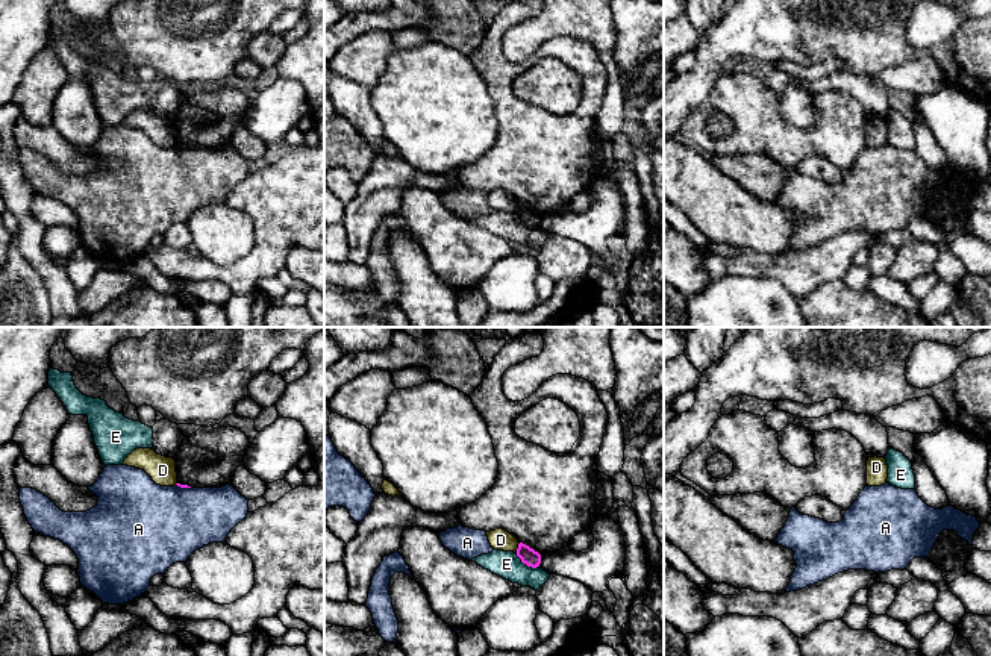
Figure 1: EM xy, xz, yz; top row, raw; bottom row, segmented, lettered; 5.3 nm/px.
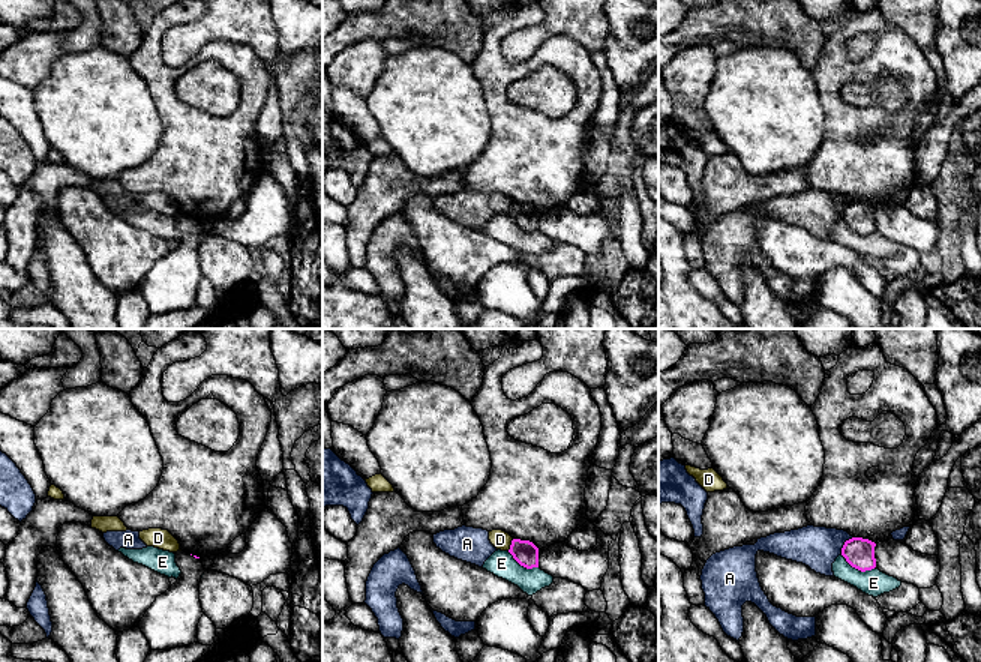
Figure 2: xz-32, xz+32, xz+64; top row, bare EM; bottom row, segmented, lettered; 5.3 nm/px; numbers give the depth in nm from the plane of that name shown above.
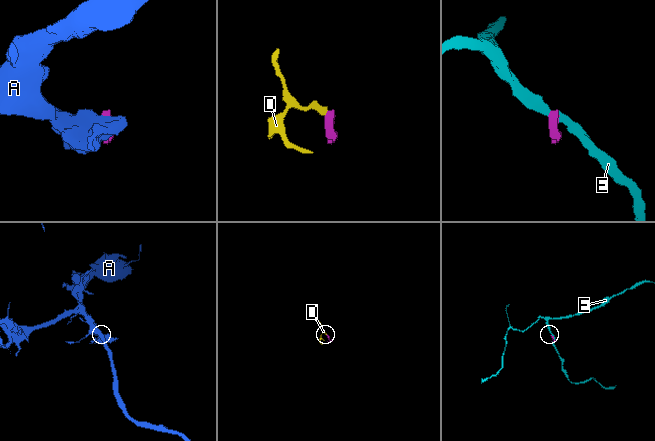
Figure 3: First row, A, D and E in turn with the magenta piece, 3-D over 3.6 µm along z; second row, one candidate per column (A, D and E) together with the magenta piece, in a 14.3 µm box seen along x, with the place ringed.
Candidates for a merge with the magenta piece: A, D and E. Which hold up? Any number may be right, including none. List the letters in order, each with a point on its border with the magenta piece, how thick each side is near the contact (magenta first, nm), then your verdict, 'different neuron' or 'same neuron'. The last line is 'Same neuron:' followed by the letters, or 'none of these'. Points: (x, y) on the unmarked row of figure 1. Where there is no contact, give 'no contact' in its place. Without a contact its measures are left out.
A: xy (184, 147) | 20/420 nm | different neuron
D: xz (518, 208) | 90/110 nm | different neuron
E: xz (526, 224) | 90/140 nm | different neuron
Same neuron: none of these

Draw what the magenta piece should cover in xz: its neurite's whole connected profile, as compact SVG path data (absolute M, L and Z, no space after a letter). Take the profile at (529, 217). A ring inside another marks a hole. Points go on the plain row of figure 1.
M523 203L518 205L517 217L523 224L532 229L536 229L541 224L541 215Z

